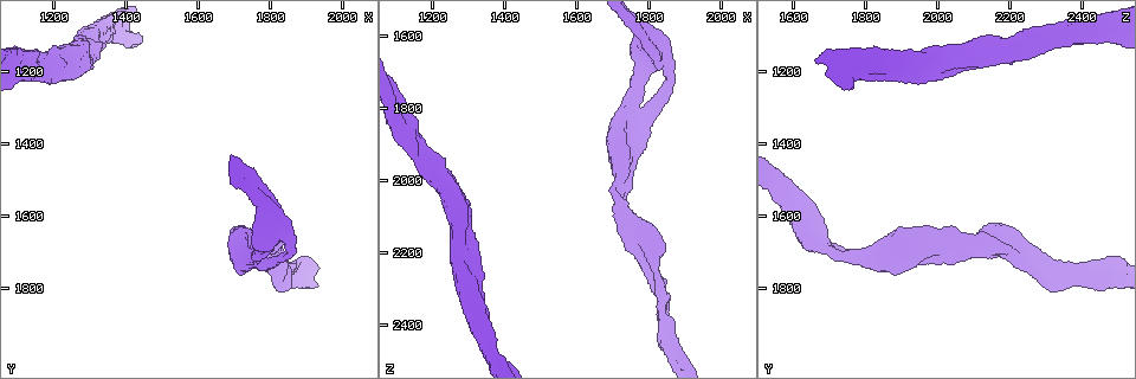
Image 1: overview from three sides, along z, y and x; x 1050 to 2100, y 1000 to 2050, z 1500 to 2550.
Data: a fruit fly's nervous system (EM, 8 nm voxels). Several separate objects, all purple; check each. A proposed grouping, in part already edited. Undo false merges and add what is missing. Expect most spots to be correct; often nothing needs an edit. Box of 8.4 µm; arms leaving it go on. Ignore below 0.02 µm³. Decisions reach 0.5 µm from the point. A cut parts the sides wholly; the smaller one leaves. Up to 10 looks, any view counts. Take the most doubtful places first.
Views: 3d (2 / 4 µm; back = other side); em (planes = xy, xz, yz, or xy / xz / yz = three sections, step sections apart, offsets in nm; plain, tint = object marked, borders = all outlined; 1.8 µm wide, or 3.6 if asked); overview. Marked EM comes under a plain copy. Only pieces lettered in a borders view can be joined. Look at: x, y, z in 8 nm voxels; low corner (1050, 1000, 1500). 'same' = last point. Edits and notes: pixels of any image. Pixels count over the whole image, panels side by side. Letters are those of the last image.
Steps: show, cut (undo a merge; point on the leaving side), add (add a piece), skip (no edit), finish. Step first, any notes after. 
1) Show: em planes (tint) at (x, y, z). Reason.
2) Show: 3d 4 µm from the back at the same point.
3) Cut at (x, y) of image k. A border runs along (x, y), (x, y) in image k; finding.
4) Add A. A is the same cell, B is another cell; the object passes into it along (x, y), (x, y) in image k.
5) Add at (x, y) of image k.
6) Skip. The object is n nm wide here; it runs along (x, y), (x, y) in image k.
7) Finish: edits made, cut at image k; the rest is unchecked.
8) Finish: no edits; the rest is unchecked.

Show: em xz step 16 (tint) at (1720, 1695, 2035). A narrow waist.

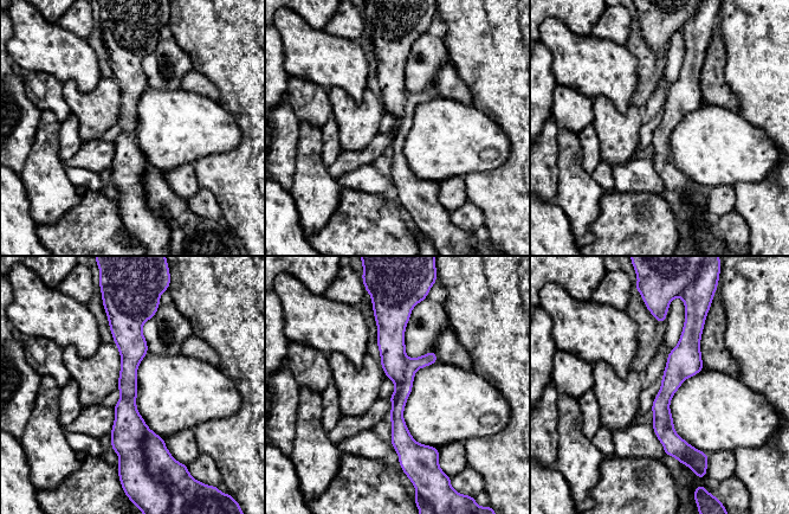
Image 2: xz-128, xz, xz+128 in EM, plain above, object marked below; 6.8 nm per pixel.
Show: em planes (borders) at the same point. Cut it another way.

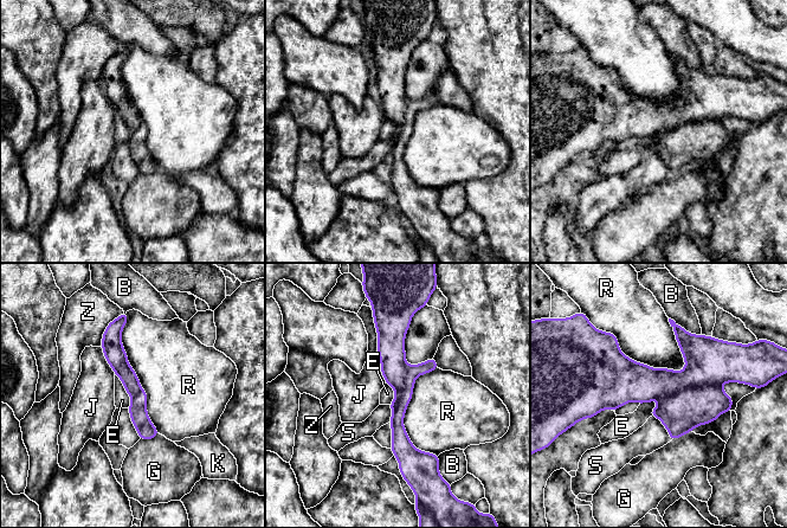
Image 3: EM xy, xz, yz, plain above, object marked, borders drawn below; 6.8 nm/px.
Skip. B, E, G, J, K, R, S and Z are other cells; a border runs along (659, 400), (655, 399), (639, 404) in image 3; one neuron here.

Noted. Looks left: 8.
Show: 3d 2 µm at (1780, 1555, 1575). Side arm on a straight run.

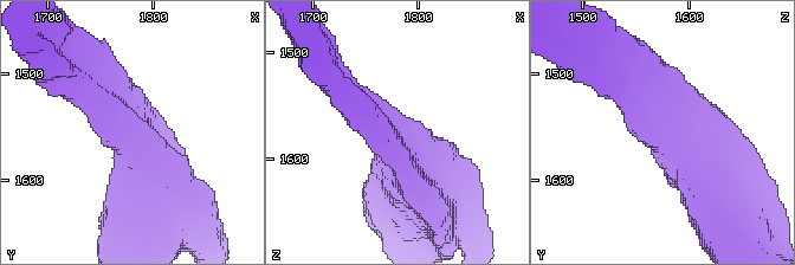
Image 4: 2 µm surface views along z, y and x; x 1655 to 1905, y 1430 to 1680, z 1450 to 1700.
Show: em planes (borders) at (1778, 1554, 1582). Now the EM.

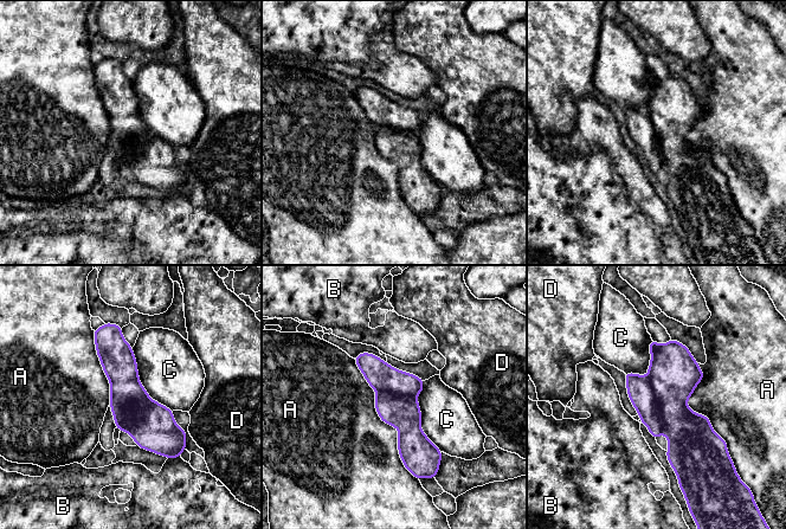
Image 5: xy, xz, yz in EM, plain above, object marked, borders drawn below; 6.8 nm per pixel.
Skip. A, B, C and D are other cells; a border runs along (131, 347), (141, 385), (172, 411) in image 5; all the same neuron.

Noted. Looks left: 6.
Show: em planes (tint) at (1840, 1770, 2420). A fork.

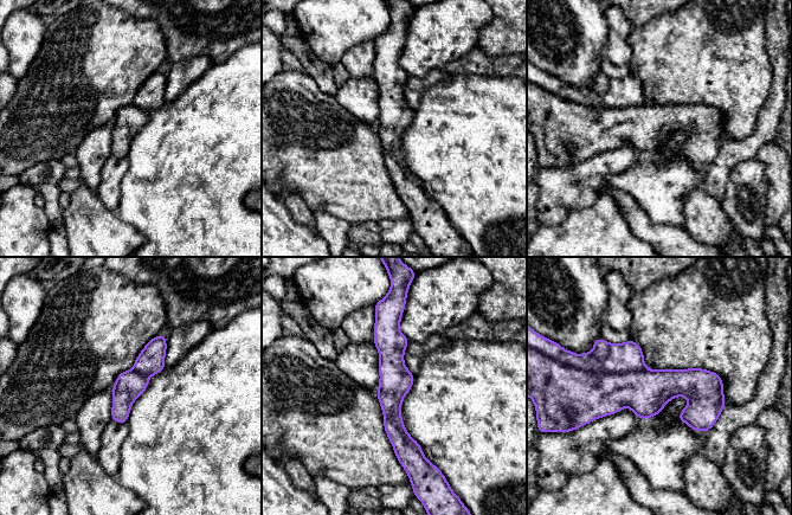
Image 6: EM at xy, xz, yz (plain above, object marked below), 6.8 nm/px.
Show: em planes (borders) at the same point. What lies round it.

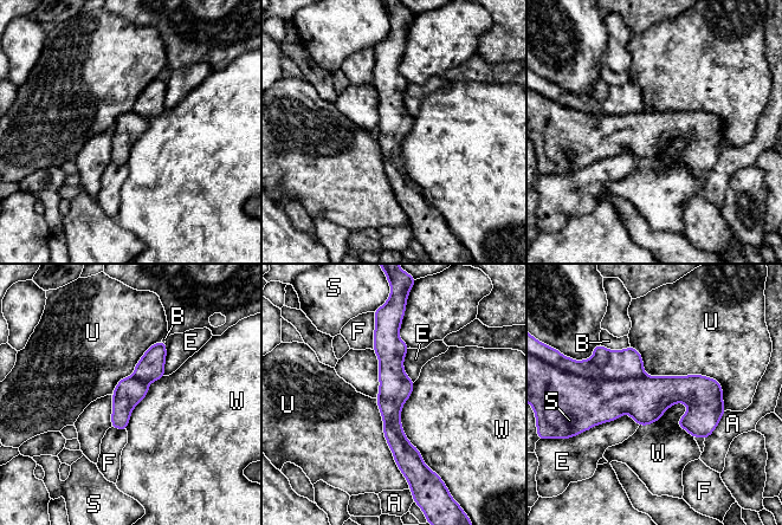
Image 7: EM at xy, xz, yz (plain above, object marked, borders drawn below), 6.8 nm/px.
Skip. A, B, E, F, S, U and W are other cells; a border runs along (413, 382), (401, 427), (432, 470) in image 7; all the same neuron.

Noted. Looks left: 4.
Finish: no edits; the rest is unchecked.

